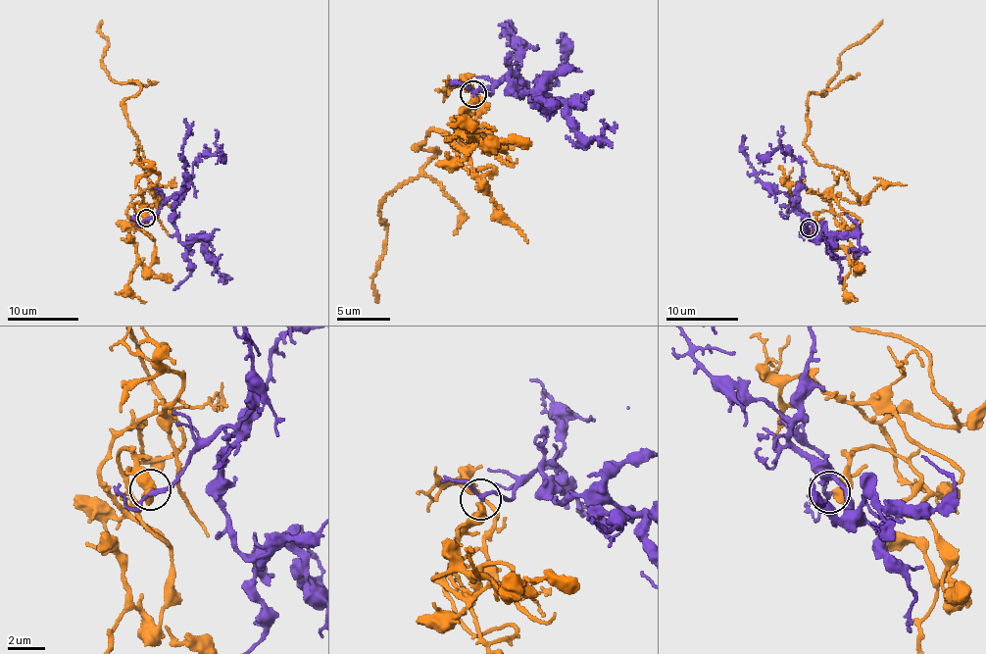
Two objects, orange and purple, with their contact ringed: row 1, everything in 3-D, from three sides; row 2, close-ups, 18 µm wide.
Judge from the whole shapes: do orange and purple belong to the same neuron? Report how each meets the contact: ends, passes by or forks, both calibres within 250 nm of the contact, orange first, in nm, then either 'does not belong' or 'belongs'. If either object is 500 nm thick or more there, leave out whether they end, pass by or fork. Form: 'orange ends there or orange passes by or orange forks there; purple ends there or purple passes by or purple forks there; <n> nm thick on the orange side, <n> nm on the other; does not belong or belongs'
550 nm thick on the orange side, 190 nm on the other; belongs

